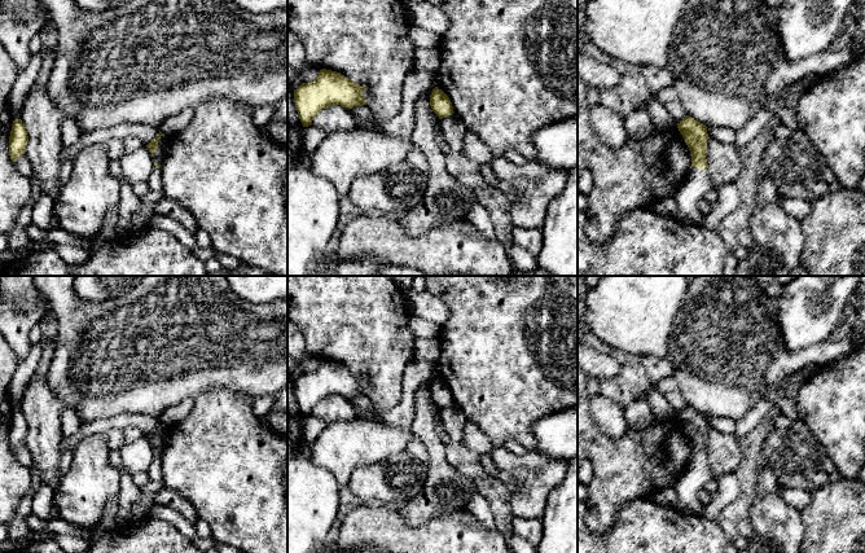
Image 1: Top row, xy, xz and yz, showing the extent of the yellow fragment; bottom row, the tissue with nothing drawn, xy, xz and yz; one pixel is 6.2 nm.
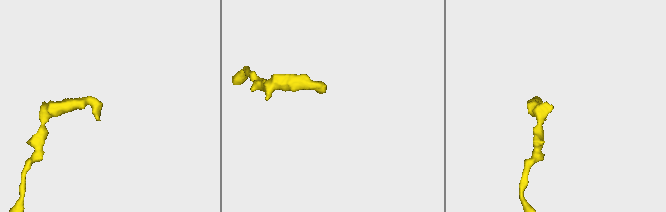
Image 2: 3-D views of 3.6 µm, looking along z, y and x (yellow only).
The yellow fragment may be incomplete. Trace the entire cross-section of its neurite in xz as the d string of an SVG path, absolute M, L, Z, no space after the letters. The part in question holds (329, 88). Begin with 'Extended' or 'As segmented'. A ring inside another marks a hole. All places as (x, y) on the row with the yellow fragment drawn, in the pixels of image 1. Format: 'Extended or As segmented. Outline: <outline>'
As segmented. Outline: M320 70L313 82L302 83L294 89L294 102L303 127L311 126L313 118L330 105L341 105L348 110L366 105L364 89L364 85L355 84L341 73Z

